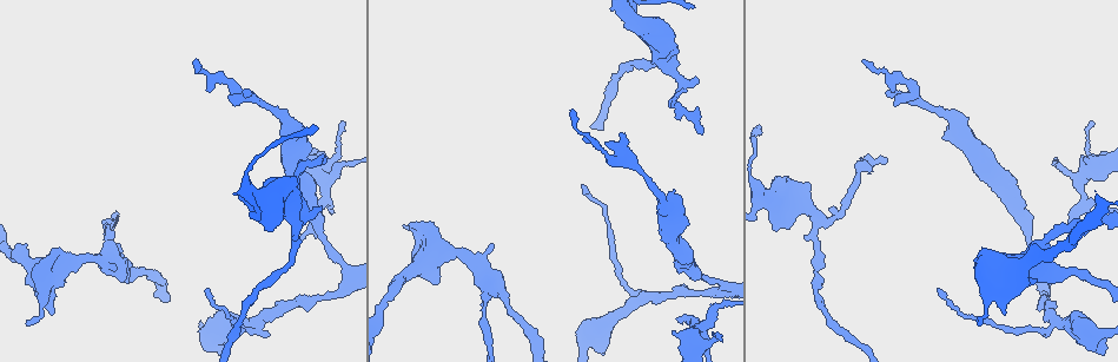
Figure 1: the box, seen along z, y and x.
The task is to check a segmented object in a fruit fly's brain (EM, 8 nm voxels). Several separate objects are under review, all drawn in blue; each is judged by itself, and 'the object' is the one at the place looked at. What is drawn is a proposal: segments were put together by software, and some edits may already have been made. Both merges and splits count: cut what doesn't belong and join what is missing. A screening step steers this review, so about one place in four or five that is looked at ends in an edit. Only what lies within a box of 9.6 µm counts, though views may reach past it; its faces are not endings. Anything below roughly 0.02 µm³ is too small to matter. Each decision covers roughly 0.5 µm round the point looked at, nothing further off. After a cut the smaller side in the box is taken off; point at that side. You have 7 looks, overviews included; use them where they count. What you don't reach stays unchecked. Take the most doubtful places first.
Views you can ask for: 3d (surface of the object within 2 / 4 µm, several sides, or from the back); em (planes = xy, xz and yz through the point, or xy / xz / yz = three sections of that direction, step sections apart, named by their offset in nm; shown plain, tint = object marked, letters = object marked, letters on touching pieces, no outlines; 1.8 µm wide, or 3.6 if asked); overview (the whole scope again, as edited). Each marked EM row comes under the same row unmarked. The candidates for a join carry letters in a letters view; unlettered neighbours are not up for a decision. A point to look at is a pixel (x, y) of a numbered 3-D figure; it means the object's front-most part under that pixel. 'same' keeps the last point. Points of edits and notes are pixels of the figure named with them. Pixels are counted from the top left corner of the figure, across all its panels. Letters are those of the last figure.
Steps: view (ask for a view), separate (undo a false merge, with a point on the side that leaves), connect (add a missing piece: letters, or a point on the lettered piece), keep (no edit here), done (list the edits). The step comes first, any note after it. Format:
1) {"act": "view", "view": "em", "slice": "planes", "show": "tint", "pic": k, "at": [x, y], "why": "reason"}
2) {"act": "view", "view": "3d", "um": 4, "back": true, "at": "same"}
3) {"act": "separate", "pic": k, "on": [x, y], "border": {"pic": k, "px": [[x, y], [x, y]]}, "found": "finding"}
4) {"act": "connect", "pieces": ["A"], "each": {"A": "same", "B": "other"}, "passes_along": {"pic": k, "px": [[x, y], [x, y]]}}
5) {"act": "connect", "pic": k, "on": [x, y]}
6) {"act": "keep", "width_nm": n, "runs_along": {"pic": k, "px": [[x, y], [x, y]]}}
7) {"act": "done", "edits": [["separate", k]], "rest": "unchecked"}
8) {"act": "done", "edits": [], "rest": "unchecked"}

{"act": "view", "view": "em", "slice": "planes", "show": "letters", "pic": 1, "at": [324, 198], "why": "small branch off a trunk"}

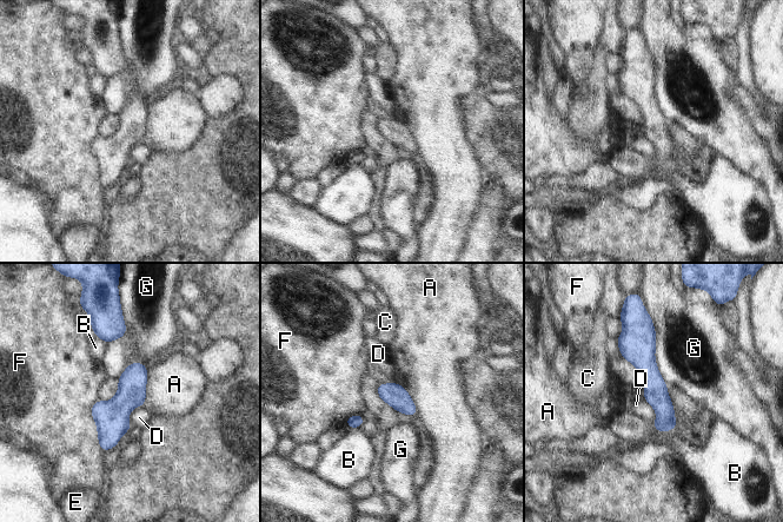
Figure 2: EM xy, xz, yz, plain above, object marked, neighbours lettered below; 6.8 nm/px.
{"act": "keep", "width_nm": 150, "longest_contact_nm": ["G", 500], "each": {"A": "other", "B": "other", "C": "other", "D": "other", "E": "other", "F": "other", "G": "other"}, "found": "continuous, no second cell"}

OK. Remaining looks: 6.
{"act": "view", "view": "3d", "um": 4, "pic": 1, "at": [584, 141], "why": "branch stops here"}

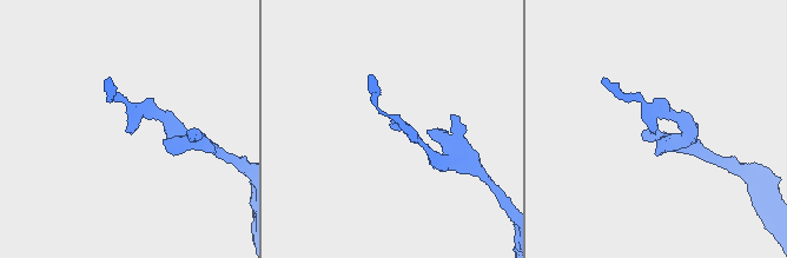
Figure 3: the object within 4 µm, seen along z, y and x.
{"act": "view", "view": "em", "slice": "planes", "show": "tint", "pic": 3, "at": [654, 132]}

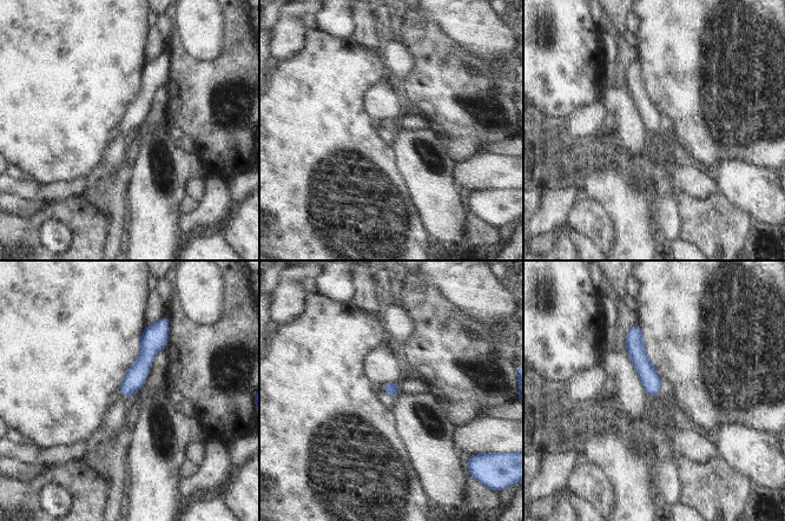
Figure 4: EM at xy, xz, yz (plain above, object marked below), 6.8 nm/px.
{"act": "view", "view": "em", "slice": "planes", "show": "letters", "at": "same", "why": "what lies round it"}

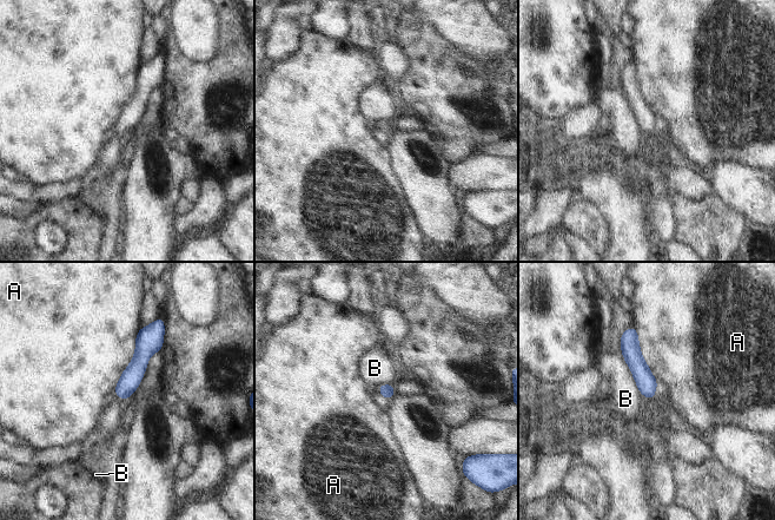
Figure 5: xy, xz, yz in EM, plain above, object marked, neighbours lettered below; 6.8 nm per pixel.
{"act": "keep", "each": {"A": "other", "B": "other"}, "runs_along": {"pic": 5, "px": [[159, 334], [144, 349], [120, 394]]}, "found": "no lettered piece goes on from it"}

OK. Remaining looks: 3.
{"act": "view", "view": "3d", "um": 4, "pic": 1, "at": [887, 160], "why": "tapers out"}

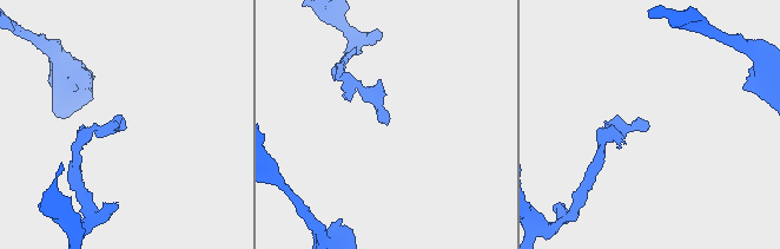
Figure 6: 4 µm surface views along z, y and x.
{"act": "view", "view": "em", "slice": "planes", "show": "tint", "pic": 6, "at": [387, 124]}

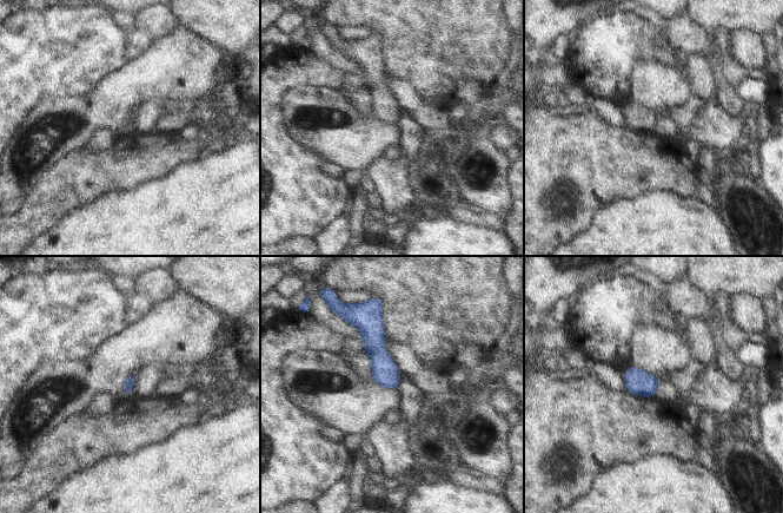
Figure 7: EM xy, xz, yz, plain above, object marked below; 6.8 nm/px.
{"act": "view", "view": "em", "slice": "planes", "show": "letters", "at": "same"}

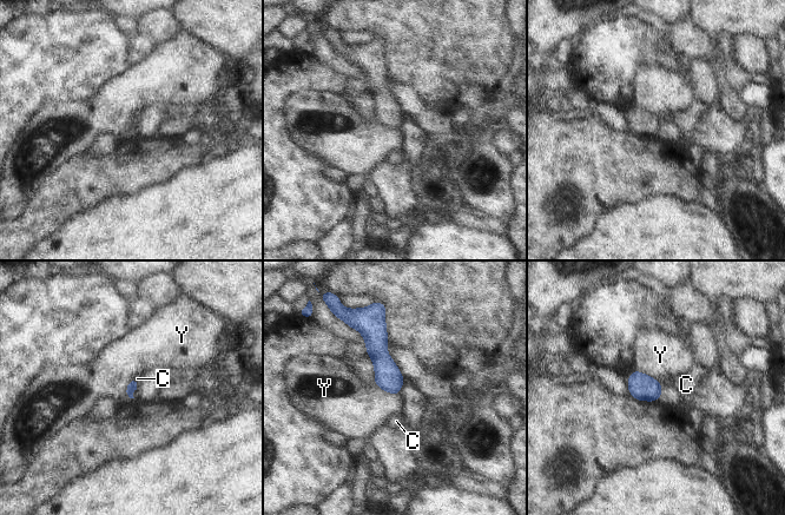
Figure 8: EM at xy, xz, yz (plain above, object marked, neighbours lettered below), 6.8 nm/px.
{"act": "connect", "pieces": ["C"], "each": {"C": "same", "Y": "other"}, "passes_along": {"pic": 8, "px": [[641, 387], [660, 387], [686, 384]]}, "found": "the cell continues"}

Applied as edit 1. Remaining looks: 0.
{"act": "done", "edits": [["connect", 8]], "rest": "unchecked"}

